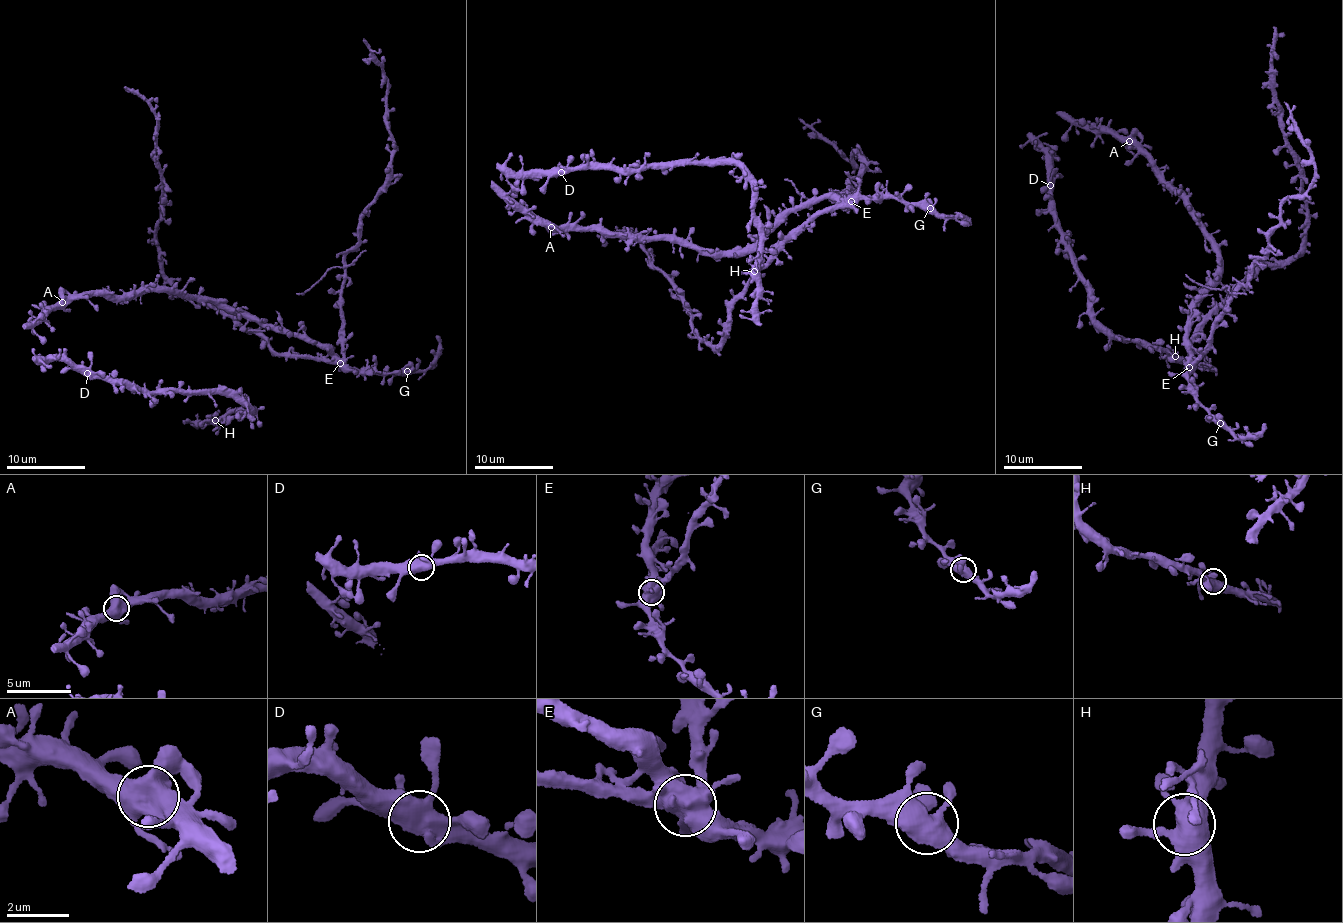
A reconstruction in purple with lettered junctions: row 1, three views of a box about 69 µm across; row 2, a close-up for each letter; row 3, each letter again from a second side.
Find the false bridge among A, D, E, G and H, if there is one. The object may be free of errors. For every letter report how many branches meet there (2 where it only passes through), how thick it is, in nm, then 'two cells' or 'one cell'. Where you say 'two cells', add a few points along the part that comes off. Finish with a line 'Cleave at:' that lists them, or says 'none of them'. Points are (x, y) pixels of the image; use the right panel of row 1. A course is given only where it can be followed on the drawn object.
A: 4 branches meet; 600 nm thick; one cell
D: 5 branches meet; 600 nm thick; one cell
E: 6 branches meet; 750 nm thick; two cells; foreign part runs (1189, 367), (1189, 344), (1212, 313), (1262, 268), (1294, 258), (1301, 245), (1307, 200), (1283, 131), (1273, 26)
G: 4 branches meet; 500 nm thick; one cell
H: 6 branches meet; 550 nm thick; one cell
Cleave at: E

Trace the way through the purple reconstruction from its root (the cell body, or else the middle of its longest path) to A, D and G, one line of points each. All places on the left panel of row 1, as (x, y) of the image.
A: (152, 291), (62, 302)
D: (152, 291), (66, 300), (33, 327), (41, 341), (41, 357), (63, 356), (87, 373)
G: (152, 291), (172, 288), (204, 299), (221, 299), (239, 312), (316, 341), (354, 368), (407, 371)

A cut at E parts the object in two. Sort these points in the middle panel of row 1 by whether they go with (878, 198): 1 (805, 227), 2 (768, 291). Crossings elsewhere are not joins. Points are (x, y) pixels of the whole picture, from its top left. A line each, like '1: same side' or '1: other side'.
1: other side
2: same side

